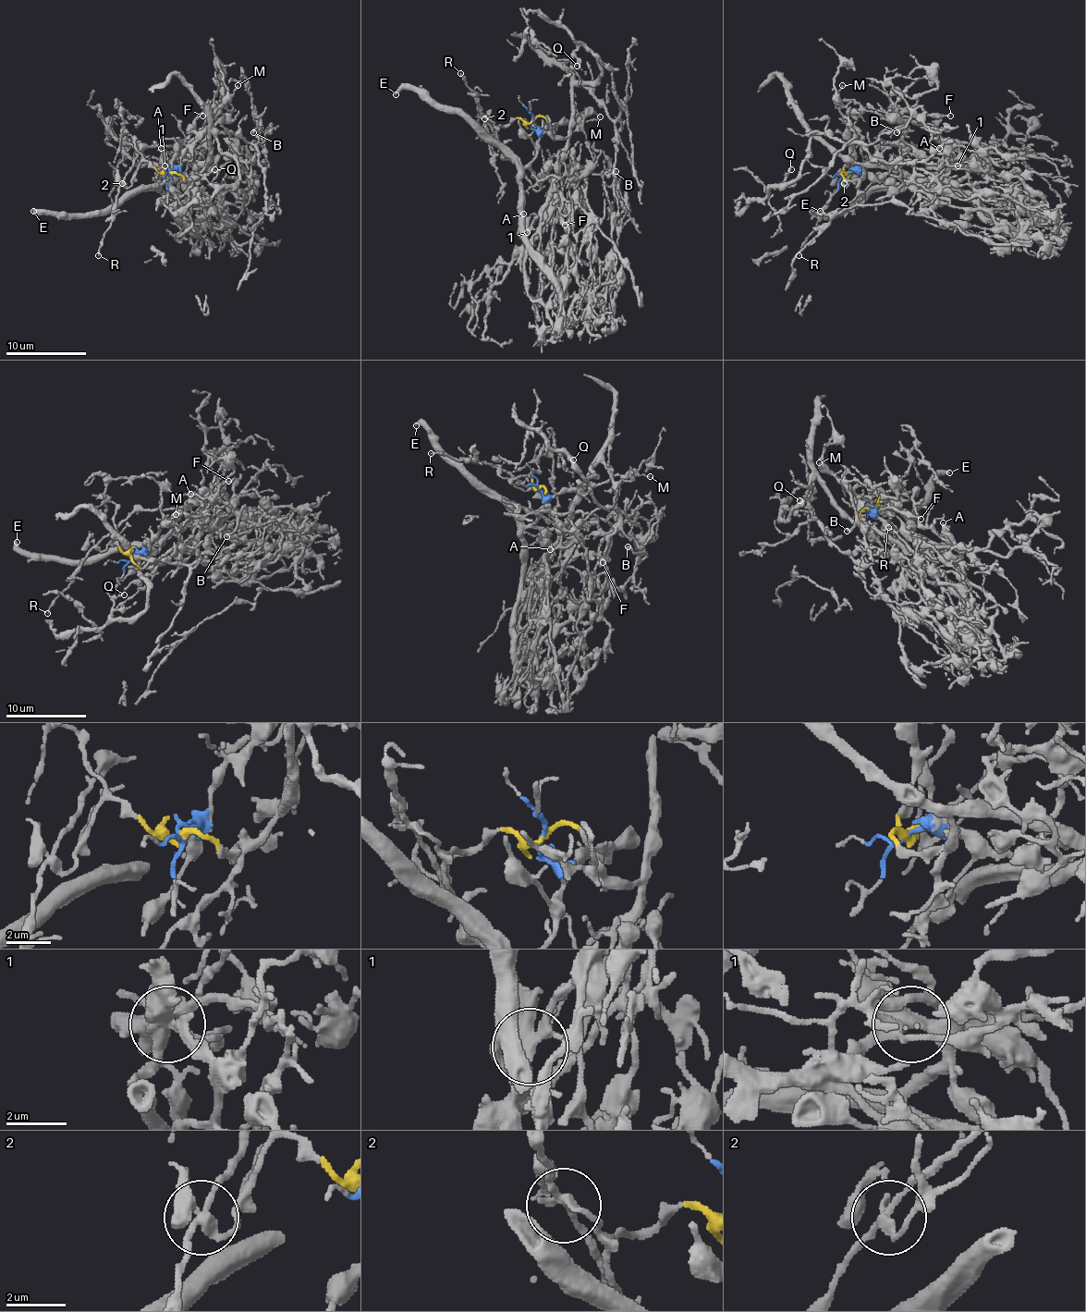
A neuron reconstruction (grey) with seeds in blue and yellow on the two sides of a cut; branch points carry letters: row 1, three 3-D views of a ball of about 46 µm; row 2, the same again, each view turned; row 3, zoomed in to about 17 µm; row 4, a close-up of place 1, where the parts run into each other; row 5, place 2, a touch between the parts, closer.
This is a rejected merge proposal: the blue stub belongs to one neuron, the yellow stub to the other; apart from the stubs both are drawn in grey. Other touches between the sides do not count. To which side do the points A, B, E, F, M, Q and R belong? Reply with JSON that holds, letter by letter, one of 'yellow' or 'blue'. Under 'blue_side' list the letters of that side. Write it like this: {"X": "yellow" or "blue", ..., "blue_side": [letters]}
{"A": "blue", "B": "yellow", "E": "blue", "F": "blue", "M": "blue", "Q": "yellow", "R": "blue", "blue_side": ["A", "E", "F", "M", "R"]}

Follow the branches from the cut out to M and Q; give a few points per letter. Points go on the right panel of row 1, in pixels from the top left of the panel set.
M: (847, 175), (854, 165), (854, 149), (840, 110), (838, 92), (842, 84)
Q: (847, 175), (857, 180), (860, 166), (811, 135), (811, 153), (796, 177), (770, 185), (790, 168)

